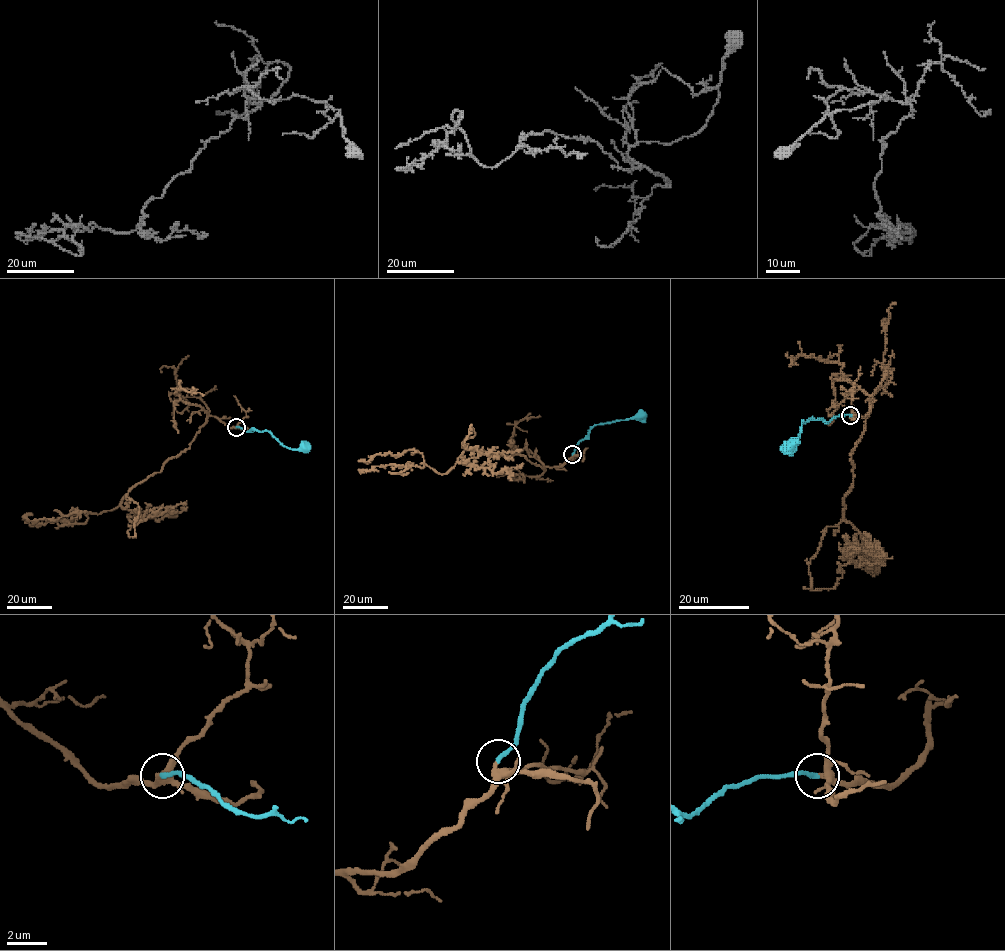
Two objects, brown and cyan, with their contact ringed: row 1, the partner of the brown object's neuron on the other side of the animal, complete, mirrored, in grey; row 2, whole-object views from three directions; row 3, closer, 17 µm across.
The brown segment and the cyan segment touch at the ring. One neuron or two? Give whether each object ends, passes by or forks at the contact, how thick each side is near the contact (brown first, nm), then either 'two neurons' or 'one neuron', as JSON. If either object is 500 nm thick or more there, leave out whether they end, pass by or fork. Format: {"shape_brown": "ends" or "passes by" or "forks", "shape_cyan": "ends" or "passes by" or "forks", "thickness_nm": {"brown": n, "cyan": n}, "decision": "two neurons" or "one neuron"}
{"shape_brown": "forks", "shape_cyan": "ends", "thickness_nm": {"brown": 280, "cyan": 240}, "decision": "one neuron"}

